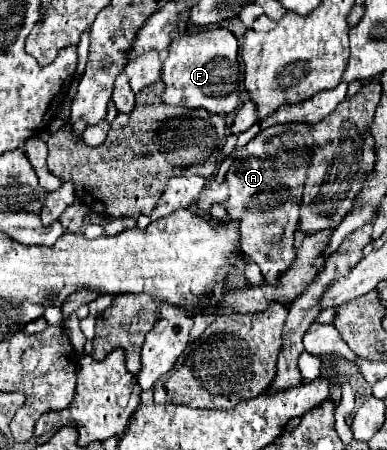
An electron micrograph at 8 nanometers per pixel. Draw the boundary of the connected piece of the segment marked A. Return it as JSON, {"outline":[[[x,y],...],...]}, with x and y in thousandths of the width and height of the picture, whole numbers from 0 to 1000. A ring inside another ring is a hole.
{"outline":[[[742,271],[674,289],[643,311],[581,391],[592,404],[592,484],[623,484],[623,556],[649,582],[669,587],[695,631],[716,631],[762,573],[757,520],[773,493],[778,431],[809,342],[819,338],[804,284],[793,271]],[[721,418],[742,418],[736,436],[705,431]]]}

